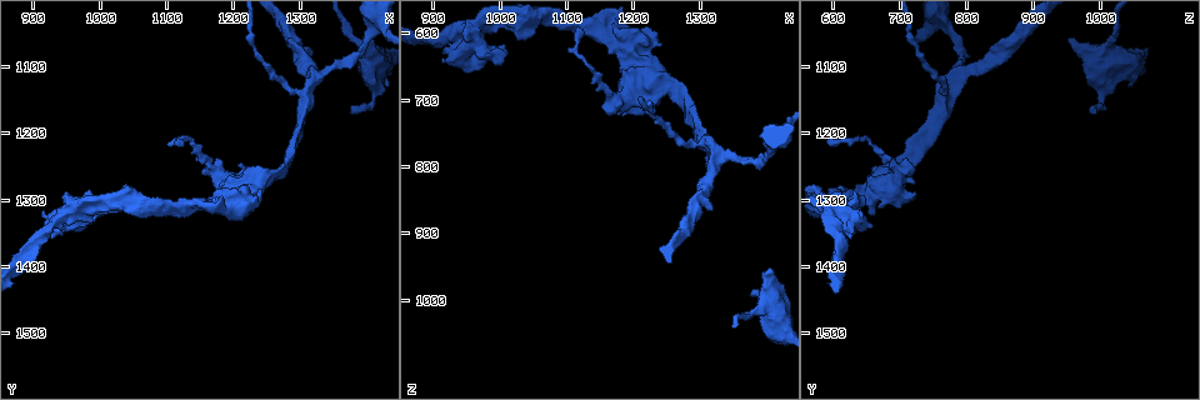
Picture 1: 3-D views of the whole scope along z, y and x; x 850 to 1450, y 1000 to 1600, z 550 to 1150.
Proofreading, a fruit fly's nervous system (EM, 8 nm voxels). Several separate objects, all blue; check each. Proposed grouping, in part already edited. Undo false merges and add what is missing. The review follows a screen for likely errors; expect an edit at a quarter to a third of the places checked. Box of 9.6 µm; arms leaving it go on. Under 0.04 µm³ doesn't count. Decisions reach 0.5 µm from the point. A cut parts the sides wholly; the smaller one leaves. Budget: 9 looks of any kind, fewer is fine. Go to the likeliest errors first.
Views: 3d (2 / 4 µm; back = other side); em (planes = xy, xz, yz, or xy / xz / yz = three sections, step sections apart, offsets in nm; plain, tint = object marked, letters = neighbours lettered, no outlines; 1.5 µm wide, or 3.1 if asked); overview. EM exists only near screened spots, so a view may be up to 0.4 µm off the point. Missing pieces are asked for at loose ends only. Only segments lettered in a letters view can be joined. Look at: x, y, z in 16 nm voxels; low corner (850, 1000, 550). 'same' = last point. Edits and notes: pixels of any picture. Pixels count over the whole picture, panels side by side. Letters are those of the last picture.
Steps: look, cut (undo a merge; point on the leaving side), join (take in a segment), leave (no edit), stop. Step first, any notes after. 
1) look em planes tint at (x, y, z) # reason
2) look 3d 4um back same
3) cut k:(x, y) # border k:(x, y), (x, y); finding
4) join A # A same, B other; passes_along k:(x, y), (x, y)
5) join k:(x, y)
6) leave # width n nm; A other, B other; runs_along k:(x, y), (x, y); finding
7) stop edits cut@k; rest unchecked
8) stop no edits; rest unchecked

look em planes plain at (1320, 1120, 775) # calibre changes

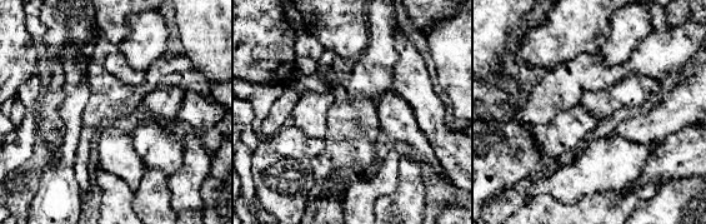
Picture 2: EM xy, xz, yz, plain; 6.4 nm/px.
look em planes letters same

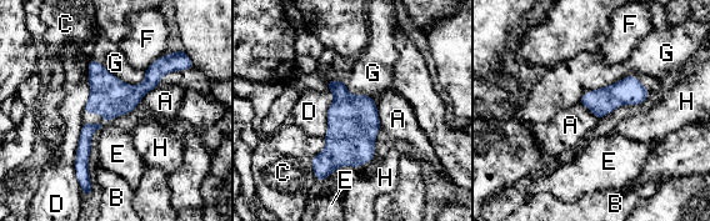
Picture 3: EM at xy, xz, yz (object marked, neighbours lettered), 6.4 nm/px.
leave # A other, B other, C other, D other, E other, F other, G other, H other; runs_along 3:(155, 64), (153, 78), (85, 136), (86, 181); continuous, no second neuron

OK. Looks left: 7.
look 3d 2um at (1410, 1060, 955) # free end

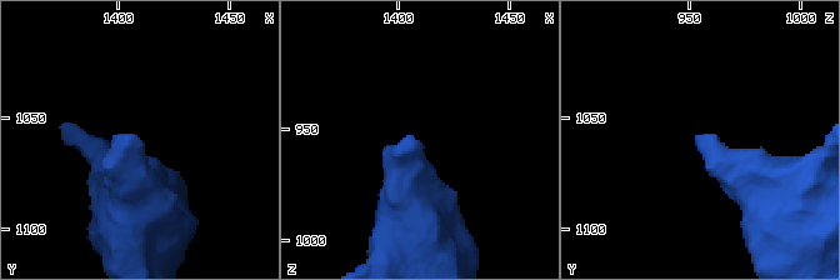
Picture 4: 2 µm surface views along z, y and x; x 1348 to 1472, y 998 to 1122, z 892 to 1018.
look em xy step 4 tint at (1406, 1059, 954) # shape alone is not enough

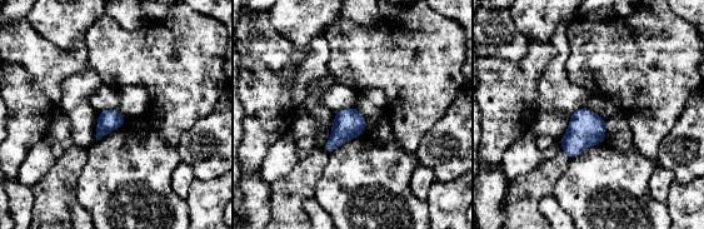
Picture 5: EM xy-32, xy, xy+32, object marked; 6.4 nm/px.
look em planes letters same

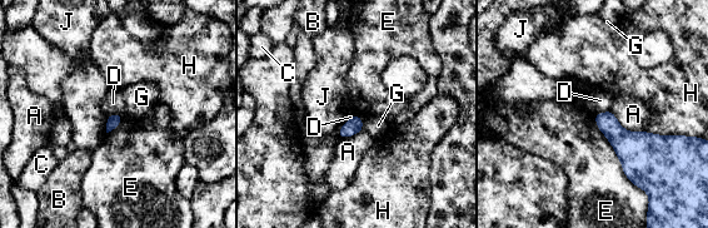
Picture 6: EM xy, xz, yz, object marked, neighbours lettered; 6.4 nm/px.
leave # A other, B other, C other, D other, E other, G other, H other, J other; border 6:(354, 114), (344, 123), (337, 137); none of them fits

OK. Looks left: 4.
look em planes letters at (1210, 1290, 720) # branch stops here

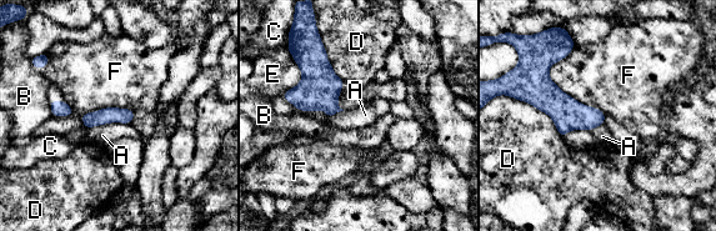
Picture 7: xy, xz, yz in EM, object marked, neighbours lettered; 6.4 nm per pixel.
leave # longest_contact F 500 nm; A other, B other, C other, D other, E other, F other; none of them fits

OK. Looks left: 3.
look 3d 4um at (1125, 1215, 595) # thin end

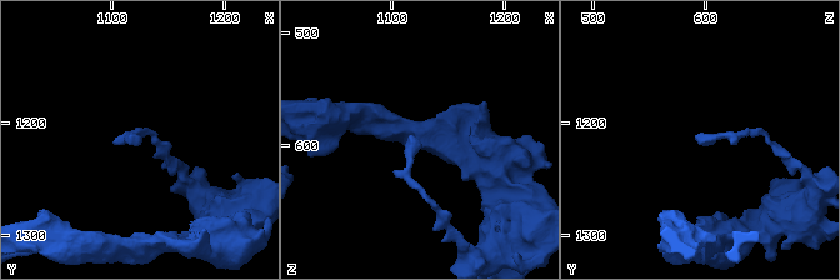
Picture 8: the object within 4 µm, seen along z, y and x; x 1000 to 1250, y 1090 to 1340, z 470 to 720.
look em planes letters at (1124, 1210, 598)

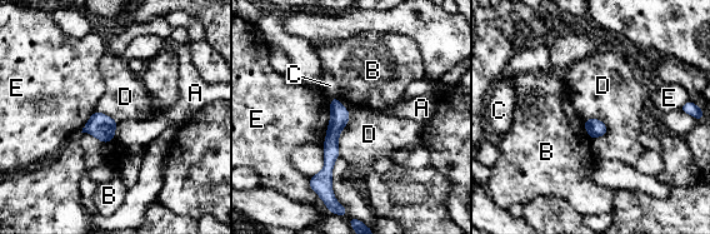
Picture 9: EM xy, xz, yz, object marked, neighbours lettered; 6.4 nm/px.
leave # A other, B other, C other, D other, E other; none of them fits

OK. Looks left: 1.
stop no edits; rest unchecked

